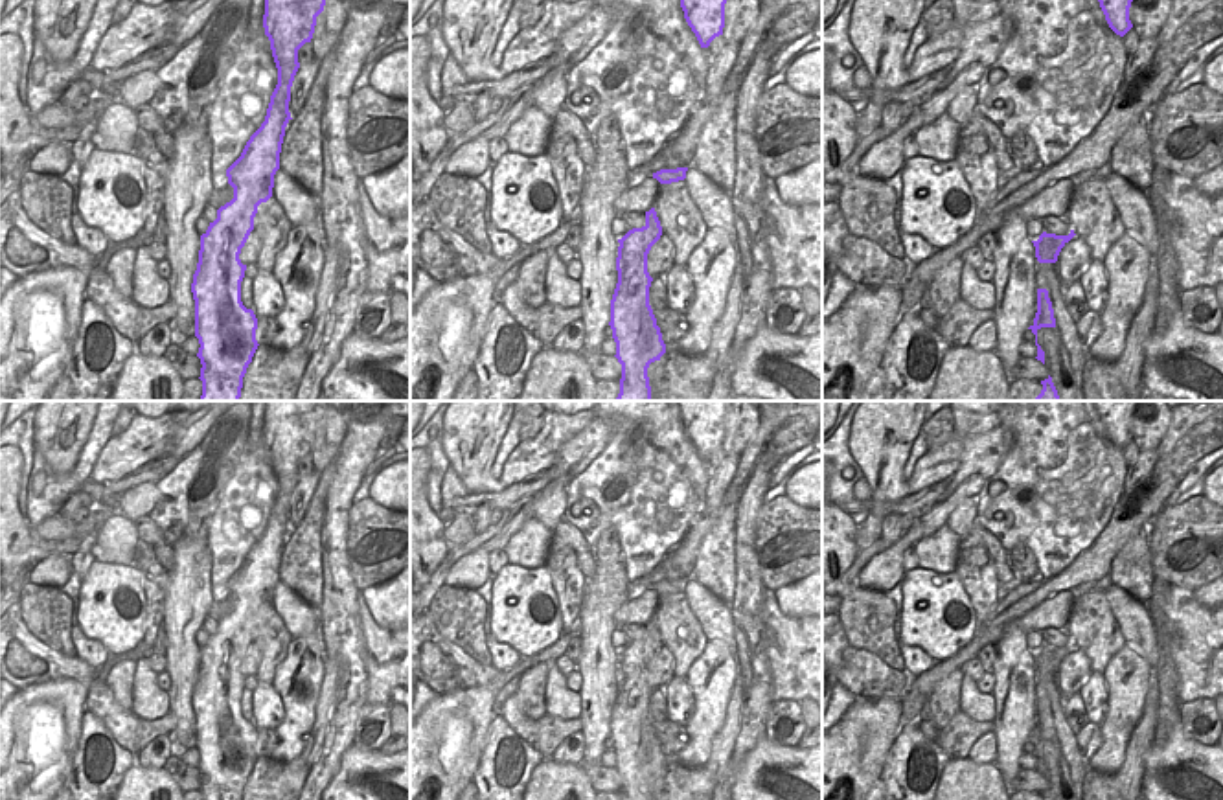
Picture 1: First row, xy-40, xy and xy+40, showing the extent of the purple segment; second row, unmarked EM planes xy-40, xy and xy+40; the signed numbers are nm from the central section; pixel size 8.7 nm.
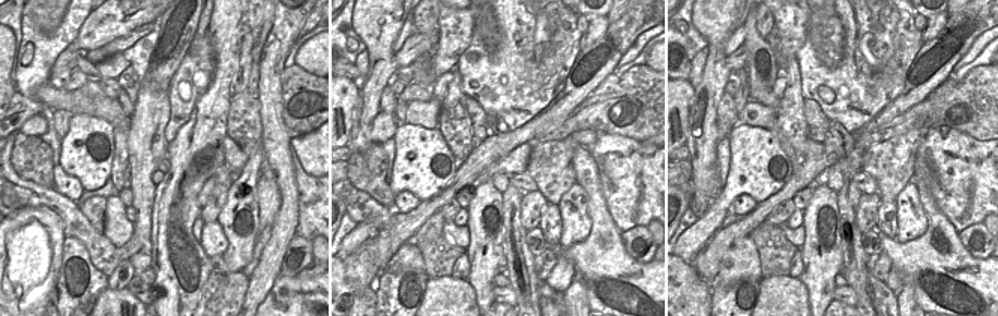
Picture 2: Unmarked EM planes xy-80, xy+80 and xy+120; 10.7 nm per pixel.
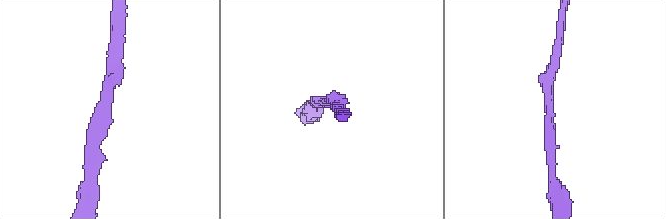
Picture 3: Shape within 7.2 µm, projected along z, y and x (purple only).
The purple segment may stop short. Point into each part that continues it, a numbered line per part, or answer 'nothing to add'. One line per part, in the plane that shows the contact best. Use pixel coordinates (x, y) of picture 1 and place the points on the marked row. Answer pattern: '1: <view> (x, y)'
nothing to add.

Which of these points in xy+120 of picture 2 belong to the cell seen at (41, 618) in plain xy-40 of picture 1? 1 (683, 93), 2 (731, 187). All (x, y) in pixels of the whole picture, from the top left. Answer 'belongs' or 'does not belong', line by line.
1: does not belong
2: does not belong

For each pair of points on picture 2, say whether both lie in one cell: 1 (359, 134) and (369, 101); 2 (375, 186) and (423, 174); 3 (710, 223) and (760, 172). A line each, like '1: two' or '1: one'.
1: one
2: two
3: one

